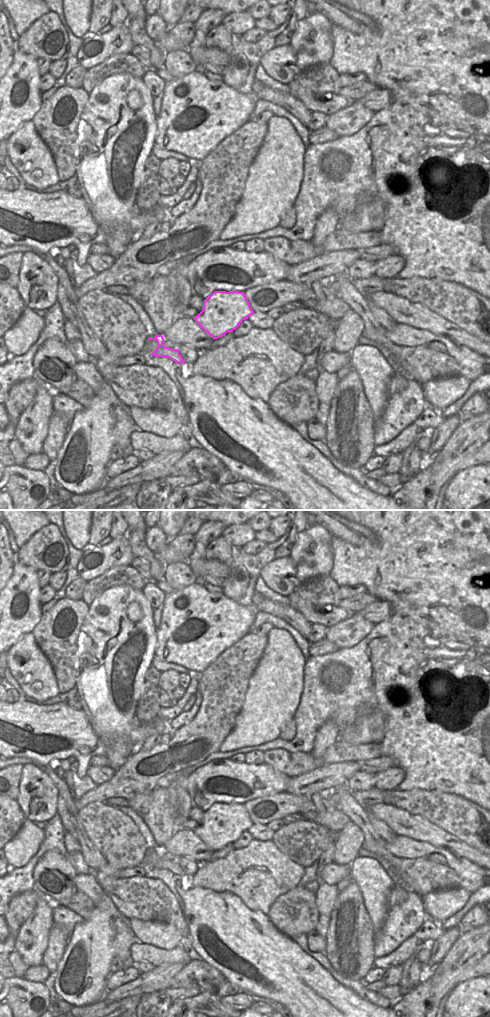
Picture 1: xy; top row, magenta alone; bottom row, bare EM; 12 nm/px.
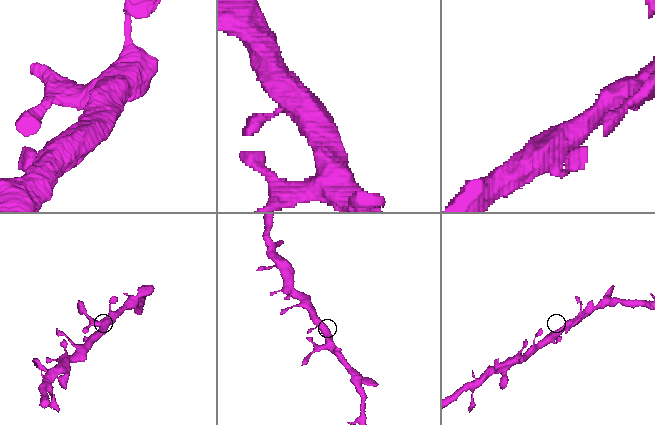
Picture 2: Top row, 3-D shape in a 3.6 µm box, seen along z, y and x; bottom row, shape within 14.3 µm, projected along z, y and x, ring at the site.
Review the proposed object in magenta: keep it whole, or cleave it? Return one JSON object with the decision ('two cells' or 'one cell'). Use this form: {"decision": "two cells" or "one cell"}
{"decision": "one cell"}

